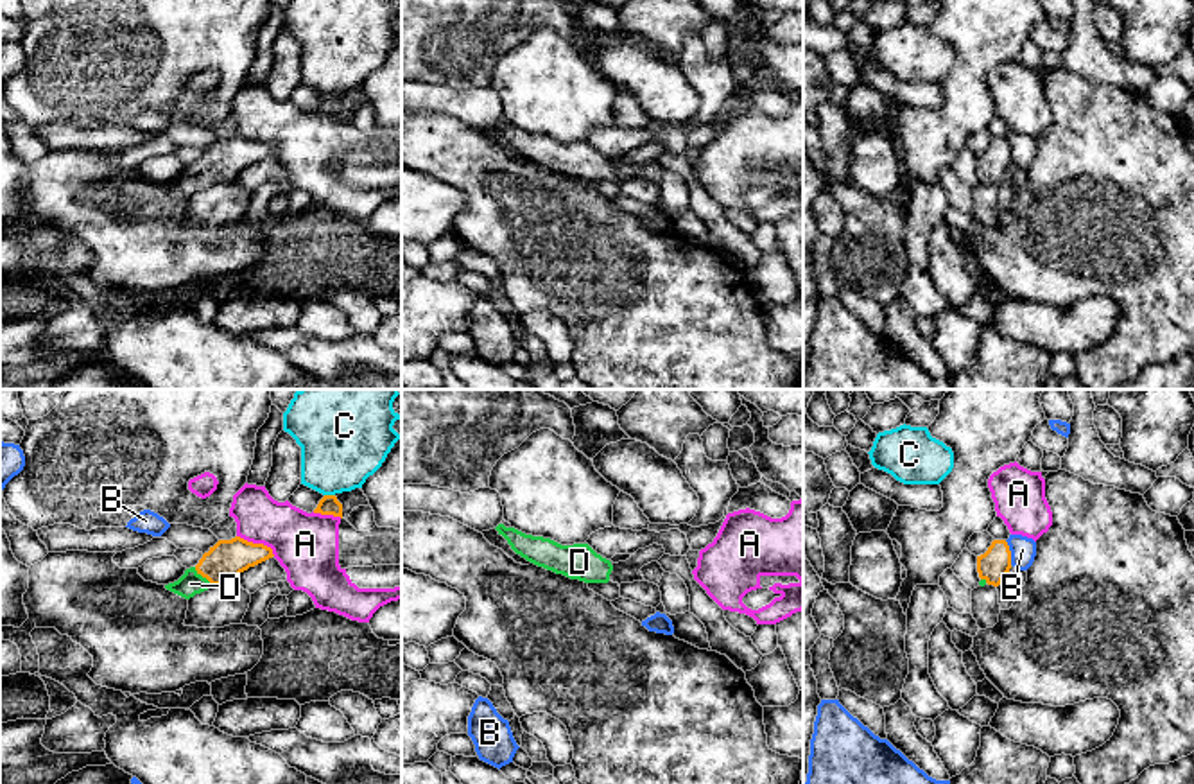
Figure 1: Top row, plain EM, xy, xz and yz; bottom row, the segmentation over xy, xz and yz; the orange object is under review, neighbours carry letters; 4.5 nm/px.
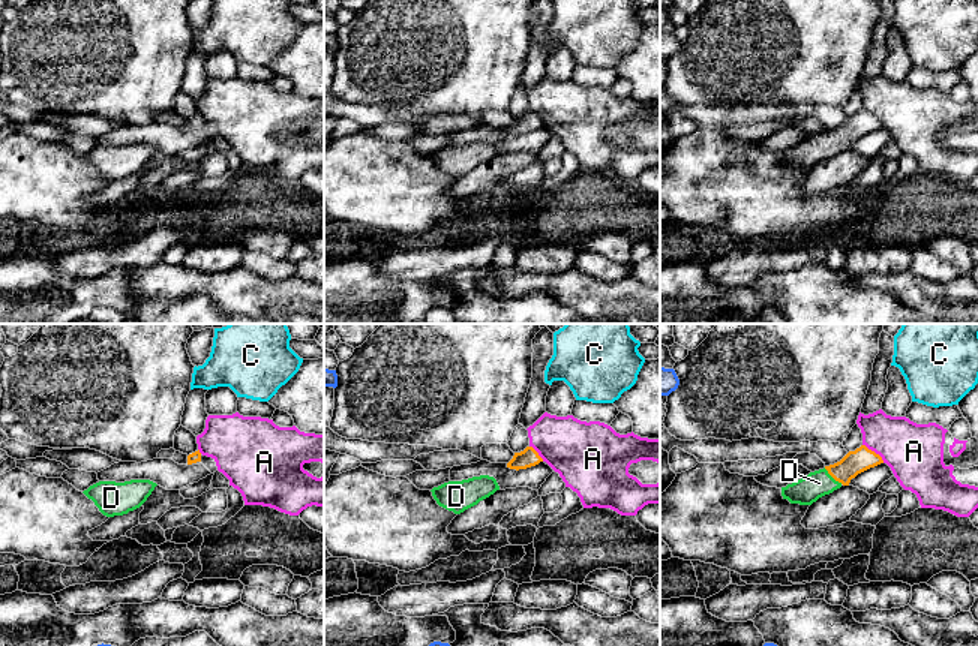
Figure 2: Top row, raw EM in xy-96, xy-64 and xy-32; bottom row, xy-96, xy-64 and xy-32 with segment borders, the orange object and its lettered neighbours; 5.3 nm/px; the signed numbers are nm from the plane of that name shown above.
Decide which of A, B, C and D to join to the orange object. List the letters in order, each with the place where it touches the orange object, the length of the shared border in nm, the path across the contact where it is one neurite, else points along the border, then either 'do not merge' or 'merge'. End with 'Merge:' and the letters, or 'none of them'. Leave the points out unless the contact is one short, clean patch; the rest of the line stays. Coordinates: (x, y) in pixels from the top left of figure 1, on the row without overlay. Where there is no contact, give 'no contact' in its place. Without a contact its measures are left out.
A: contact xy (257, 142); length 200 nm; do not merge
B: contact yz (1010, 151); length 120 nm; do not merge
C: contact xy (330, 94); length 50 nm; do not merge
D: contact xy (203, 174); length 110 nm; way xy (226, 156), (203, 174), (190, 182); merge
Merge: D

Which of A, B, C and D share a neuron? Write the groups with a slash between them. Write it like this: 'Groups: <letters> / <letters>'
Groups: A / B / C / D

